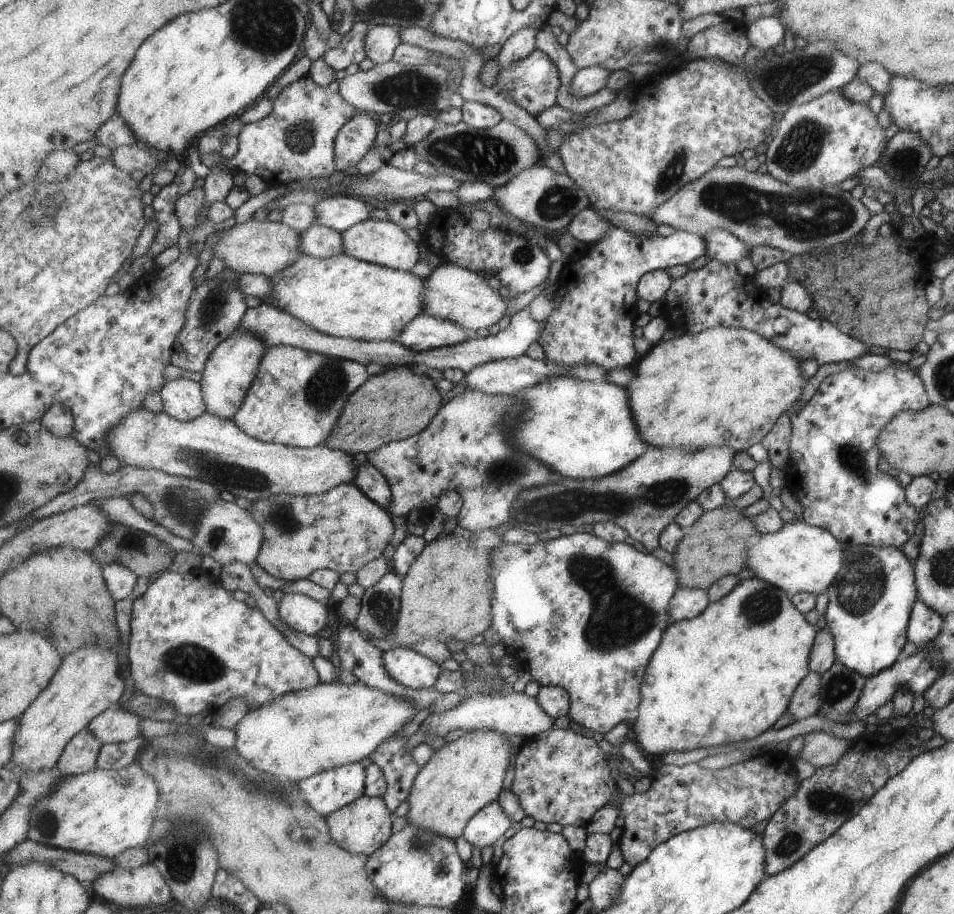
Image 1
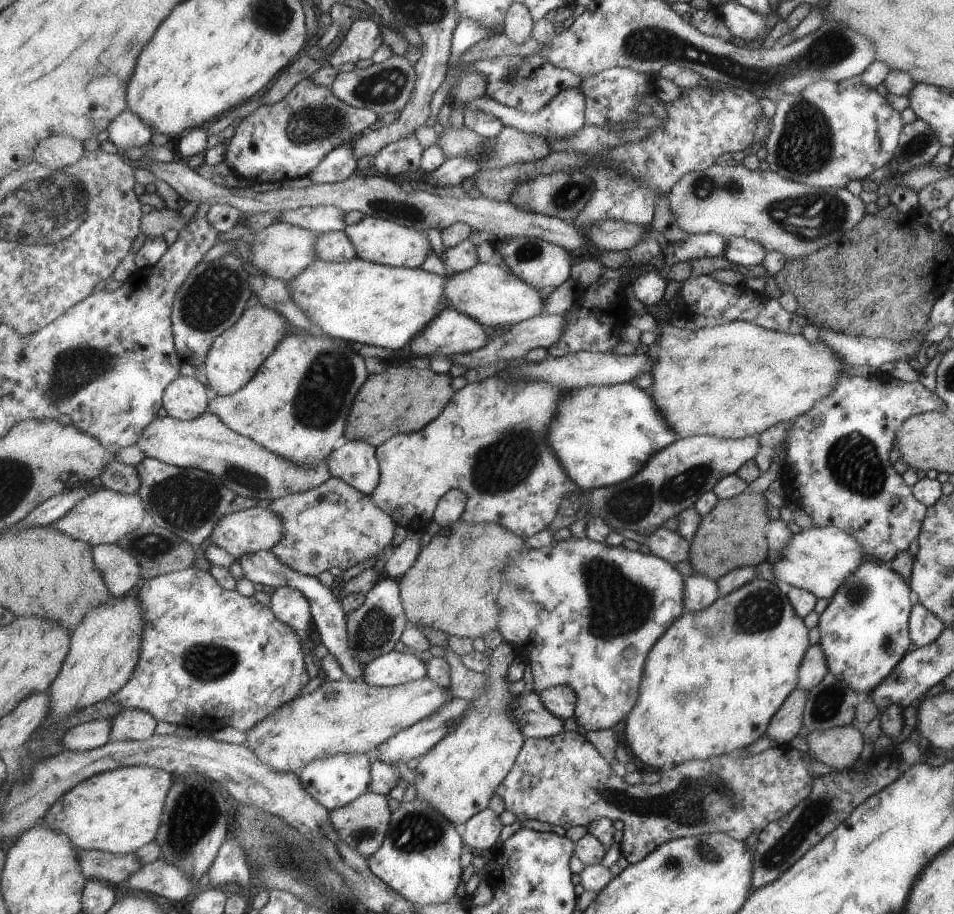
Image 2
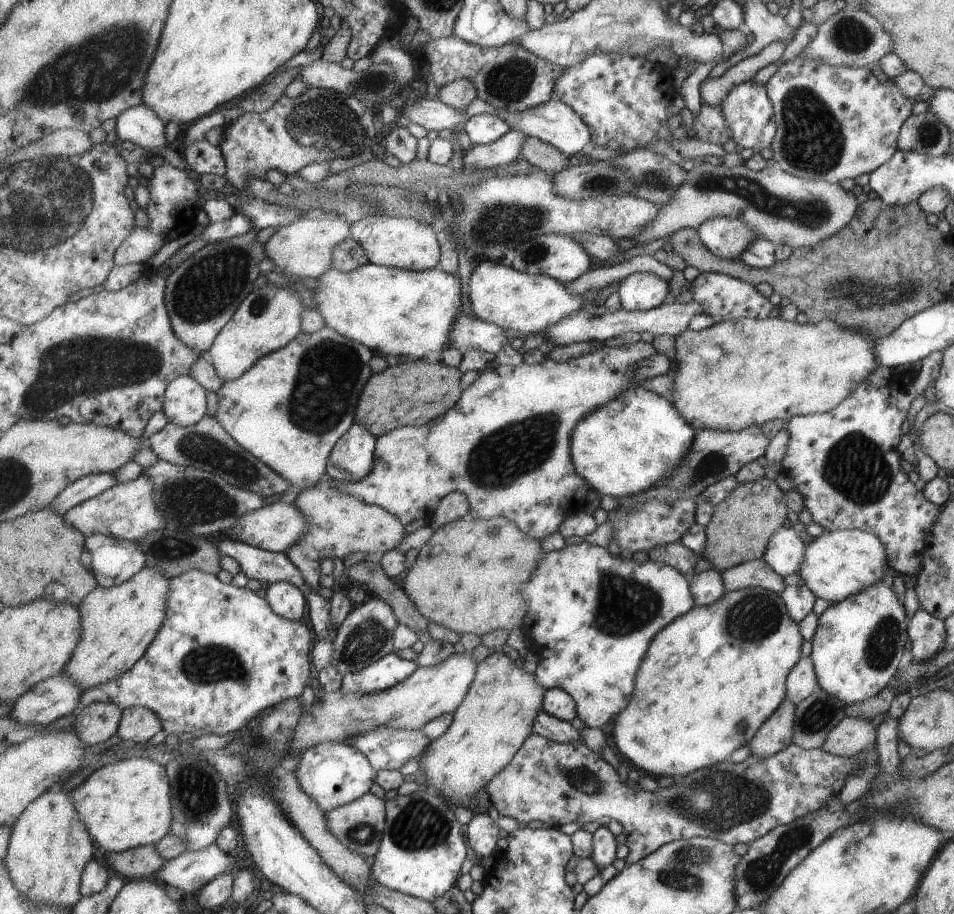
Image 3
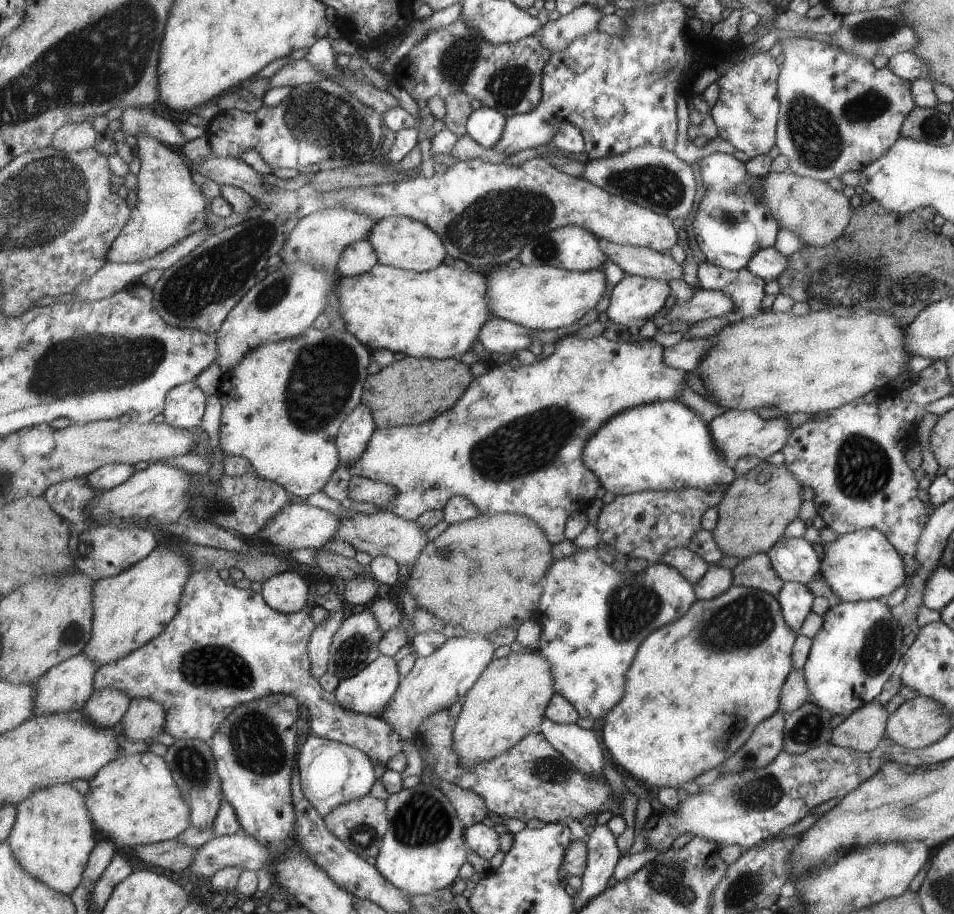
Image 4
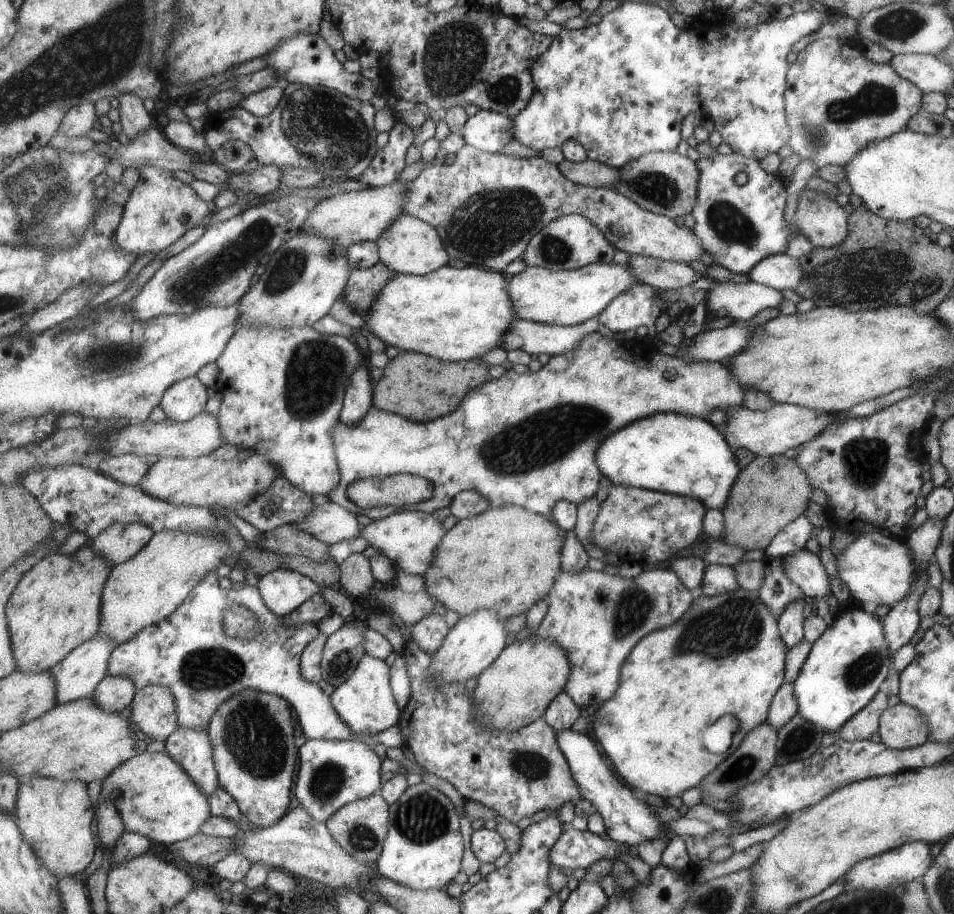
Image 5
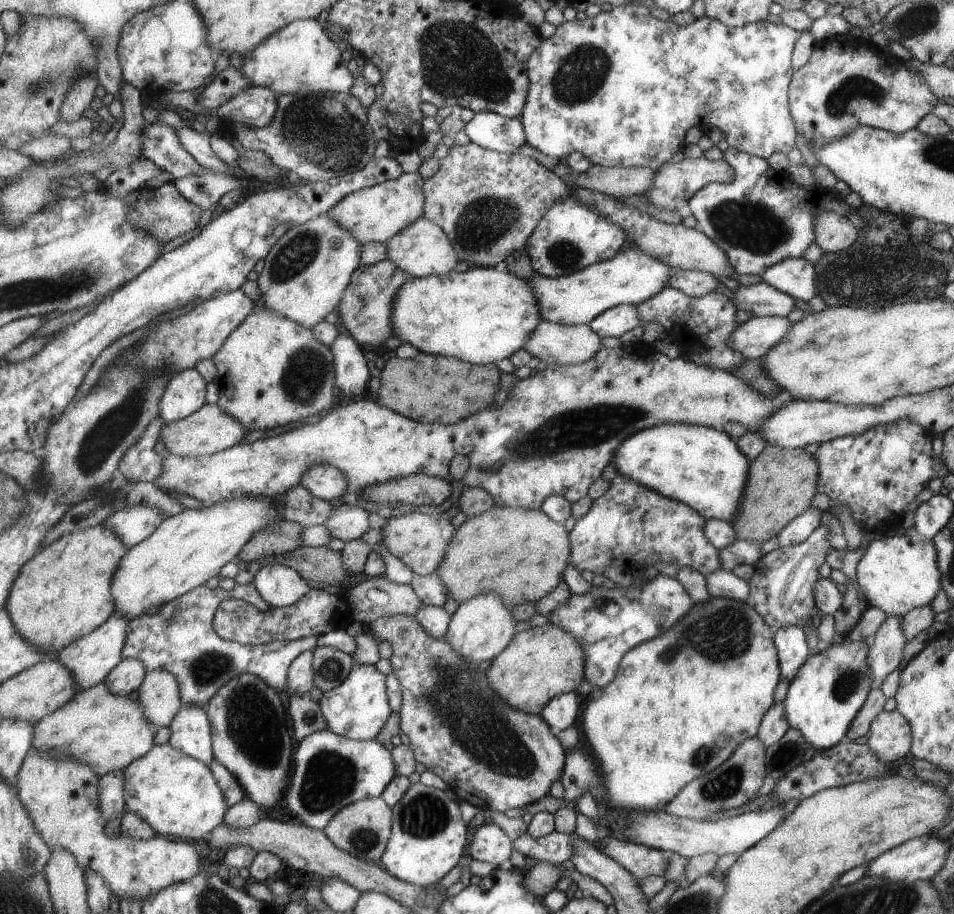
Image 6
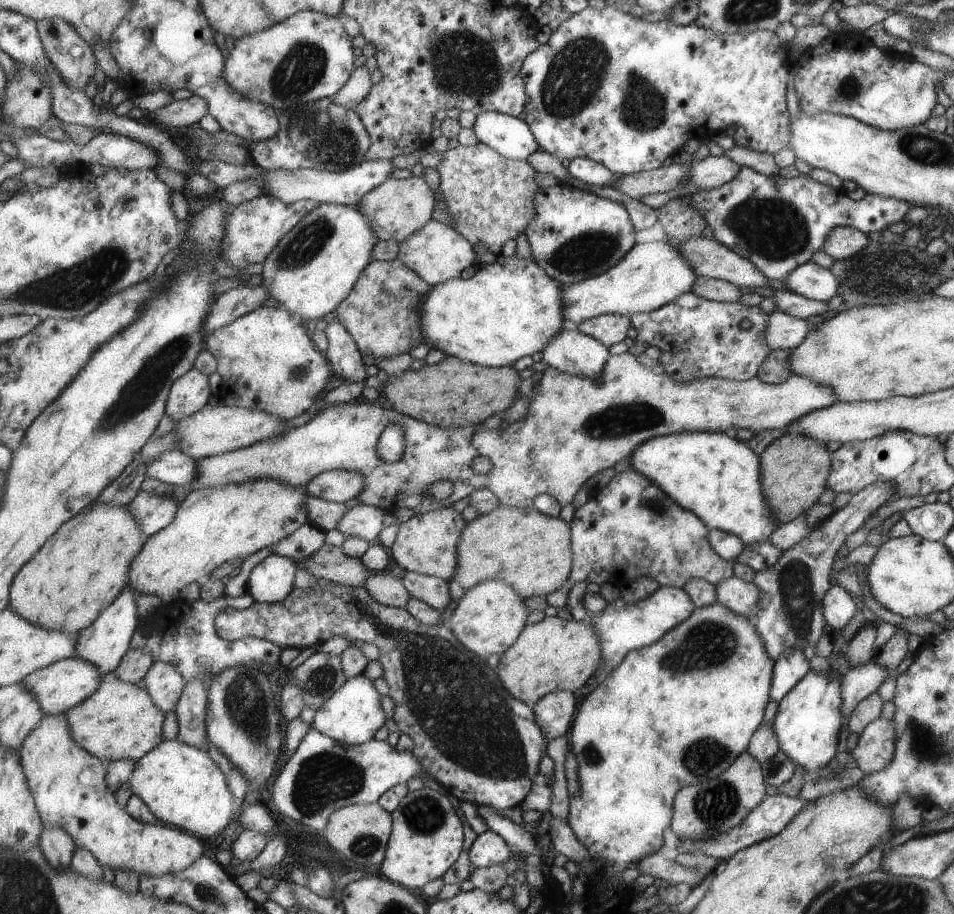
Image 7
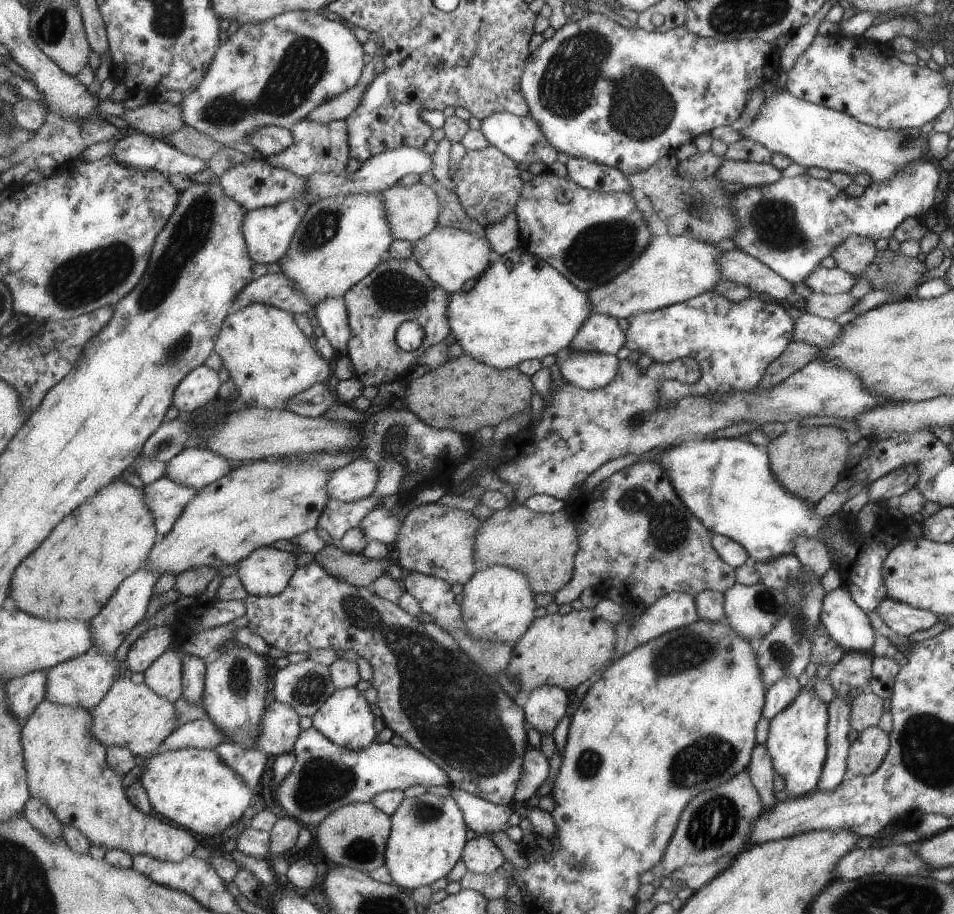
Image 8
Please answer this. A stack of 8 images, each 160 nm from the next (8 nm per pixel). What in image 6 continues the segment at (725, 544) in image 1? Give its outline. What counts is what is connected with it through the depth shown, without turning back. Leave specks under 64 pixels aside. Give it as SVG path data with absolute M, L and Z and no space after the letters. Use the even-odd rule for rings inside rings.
M767 445L750 461L748 480L739 512L732 520L737 539L763 544L792 519L809 508L818 480L817 461L801 449L782 449Z

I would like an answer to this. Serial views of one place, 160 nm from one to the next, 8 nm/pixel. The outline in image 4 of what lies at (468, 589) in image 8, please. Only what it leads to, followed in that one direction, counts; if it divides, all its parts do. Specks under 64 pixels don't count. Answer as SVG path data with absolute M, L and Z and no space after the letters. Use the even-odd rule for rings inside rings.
M468 632L463 637L450 635L448 641L431 656L416 658L413 668L402 677L381 719L386 720L406 741L413 743L426 718L463 701L491 664L497 647L485 633Z

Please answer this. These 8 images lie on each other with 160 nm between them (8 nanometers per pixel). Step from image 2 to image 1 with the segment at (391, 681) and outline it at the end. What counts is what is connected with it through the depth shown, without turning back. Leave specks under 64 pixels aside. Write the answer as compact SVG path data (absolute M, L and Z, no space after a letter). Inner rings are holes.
M394 648L383 652L385 668L401 684L412 689L431 689L444 671L438 662L414 648Z

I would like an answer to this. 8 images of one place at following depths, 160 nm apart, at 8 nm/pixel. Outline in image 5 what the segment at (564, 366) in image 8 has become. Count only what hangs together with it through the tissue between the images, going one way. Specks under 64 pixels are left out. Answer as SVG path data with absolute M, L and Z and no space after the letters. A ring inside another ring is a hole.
M594 316L578 325L548 325L515 318L506 332L501 347L508 352L521 349L531 354L548 354L550 357L573 351L587 335L599 330L600 318Z

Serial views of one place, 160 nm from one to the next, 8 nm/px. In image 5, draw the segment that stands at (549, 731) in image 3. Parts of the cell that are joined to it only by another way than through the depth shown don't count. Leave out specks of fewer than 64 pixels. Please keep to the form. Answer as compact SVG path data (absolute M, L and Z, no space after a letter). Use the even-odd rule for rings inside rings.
M567 729L558 735L558 743L567 757L582 798L590 801L601 813L608 836L614 841L635 847L644 840L655 838L661 830L668 827L653 815L653 807L635 799L631 794L631 789L615 776L615 772L605 762L599 746L589 734Z

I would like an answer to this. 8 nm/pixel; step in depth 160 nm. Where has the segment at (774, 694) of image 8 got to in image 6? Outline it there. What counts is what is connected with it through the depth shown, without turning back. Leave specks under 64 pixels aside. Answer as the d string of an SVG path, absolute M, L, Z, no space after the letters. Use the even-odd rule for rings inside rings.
M785 625L774 631L781 679L791 680L809 656L806 635L801 628L802 626Z

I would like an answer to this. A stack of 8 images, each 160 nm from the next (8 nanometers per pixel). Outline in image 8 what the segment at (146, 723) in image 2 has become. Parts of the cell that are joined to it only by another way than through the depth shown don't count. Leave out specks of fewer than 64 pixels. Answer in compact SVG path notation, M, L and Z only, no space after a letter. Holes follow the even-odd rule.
M176 649L163 654L145 673L145 683L171 702L183 697L183 661Z

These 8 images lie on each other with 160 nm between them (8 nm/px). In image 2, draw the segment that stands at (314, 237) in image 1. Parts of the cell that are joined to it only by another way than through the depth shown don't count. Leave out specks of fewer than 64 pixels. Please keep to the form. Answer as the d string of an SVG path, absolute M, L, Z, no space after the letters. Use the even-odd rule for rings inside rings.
M329 231L319 235L316 252L318 258L342 263L358 256L355 245L345 231Z

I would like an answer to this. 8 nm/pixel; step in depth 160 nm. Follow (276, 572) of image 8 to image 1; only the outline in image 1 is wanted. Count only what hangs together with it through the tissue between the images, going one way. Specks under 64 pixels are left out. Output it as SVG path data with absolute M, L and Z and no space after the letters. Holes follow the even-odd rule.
M286 593L279 597L280 613L283 620L295 630L317 636L325 626L335 622L329 616L327 604L298 593Z

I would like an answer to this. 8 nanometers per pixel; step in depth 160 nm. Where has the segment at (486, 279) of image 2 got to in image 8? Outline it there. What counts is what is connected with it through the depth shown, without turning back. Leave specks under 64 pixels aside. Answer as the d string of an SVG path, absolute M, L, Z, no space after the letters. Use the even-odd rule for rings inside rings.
M680 235L654 236L646 250L631 264L627 272L611 280L609 284L593 288L588 293L591 296L591 304L595 304L594 313L627 319L630 315L635 315L635 312L655 311L714 290L715 284L719 284L719 280L722 279L722 271L719 270L721 260L722 252L715 245Z

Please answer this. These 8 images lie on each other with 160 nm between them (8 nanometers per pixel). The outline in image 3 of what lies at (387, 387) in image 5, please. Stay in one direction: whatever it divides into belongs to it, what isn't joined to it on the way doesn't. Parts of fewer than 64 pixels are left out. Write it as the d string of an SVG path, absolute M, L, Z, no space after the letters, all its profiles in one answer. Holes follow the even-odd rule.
M412 359L388 367L373 374L367 382L360 396L356 422L365 425L377 438L399 427L420 427L430 423L458 403L464 393L461 376L463 372L459 367L450 367L442 360L429 363L423 359Z

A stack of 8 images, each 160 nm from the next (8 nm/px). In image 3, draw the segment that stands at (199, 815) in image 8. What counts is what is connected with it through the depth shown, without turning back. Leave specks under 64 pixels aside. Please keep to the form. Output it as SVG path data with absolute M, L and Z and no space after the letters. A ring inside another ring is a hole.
M135 757L109 763L69 793L93 842L109 853L155 845L170 834L174 820L170 776L167 767L154 760Z

